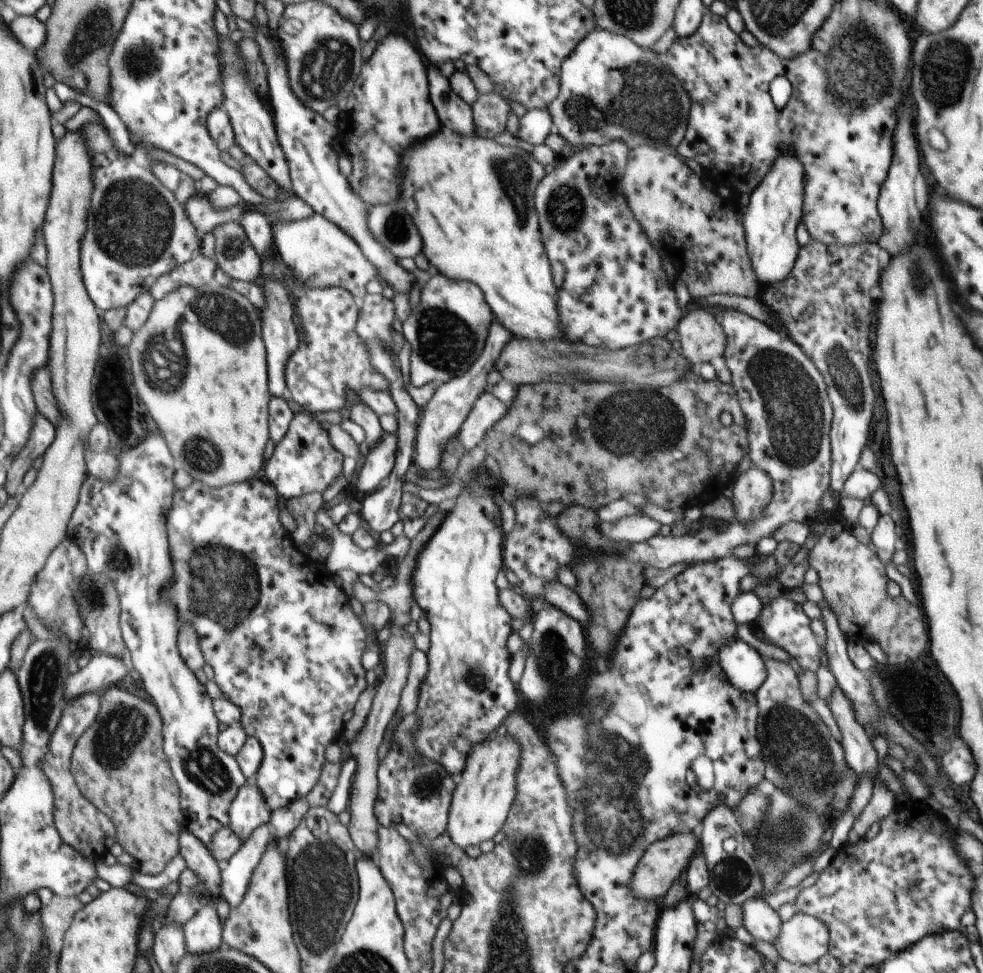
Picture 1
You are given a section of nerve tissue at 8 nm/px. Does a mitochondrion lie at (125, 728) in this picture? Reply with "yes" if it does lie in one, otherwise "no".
yes

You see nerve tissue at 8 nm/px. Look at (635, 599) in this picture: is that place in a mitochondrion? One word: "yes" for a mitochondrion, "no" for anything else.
no

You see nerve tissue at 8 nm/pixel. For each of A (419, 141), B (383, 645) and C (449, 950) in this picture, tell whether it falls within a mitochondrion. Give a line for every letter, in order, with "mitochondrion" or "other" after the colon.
A: other
B: other
C: other

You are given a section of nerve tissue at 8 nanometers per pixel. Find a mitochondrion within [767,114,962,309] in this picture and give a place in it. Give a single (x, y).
(918, 274)

